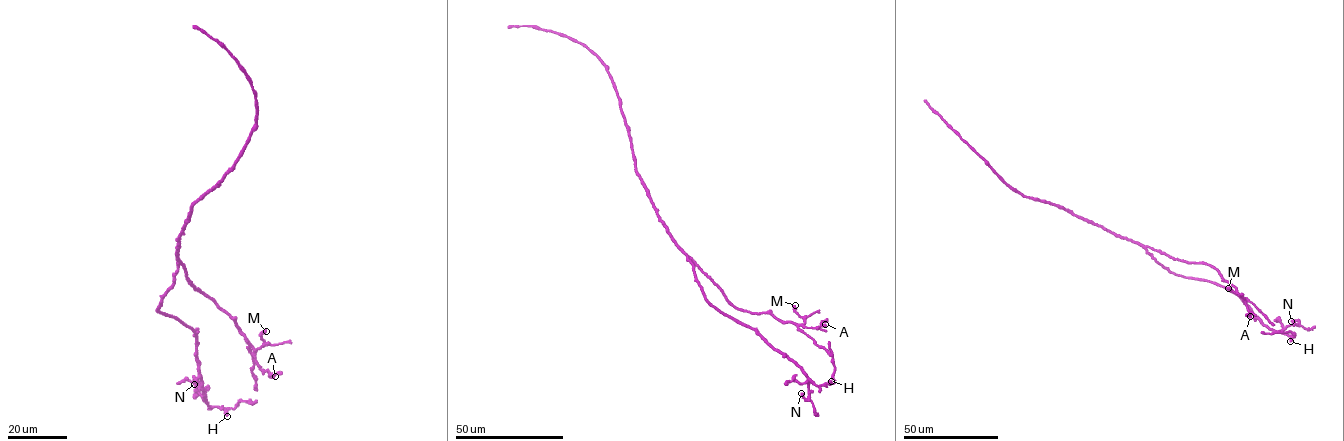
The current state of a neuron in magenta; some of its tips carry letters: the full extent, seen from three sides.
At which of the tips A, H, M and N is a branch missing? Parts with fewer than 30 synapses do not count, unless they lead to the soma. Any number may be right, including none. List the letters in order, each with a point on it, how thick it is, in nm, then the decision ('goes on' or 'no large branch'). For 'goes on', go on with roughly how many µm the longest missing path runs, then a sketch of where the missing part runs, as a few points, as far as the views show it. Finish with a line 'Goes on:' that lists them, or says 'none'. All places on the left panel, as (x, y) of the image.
A: at (275, 376); 360 nm thick; no large branch
H: at (227, 416); 380 nm thick; no large branch
M: at (266, 331); 500 nm thick; no large branch
N: at (194, 384); 340 nm thick; no large branch
Goes on: none

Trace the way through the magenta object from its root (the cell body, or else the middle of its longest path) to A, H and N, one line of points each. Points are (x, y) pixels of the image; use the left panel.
A: (179, 246), (176, 255), (188, 282), (195, 289), (213, 298), (234, 318), (252, 348), (256, 363), (275, 376)
H: (179, 246), (173, 281), (157, 309), (192, 328), (203, 399), (209, 407), (220, 407), (227, 416)
N: (179, 246), (173, 281), (157, 309), (192, 328), (204, 399), (203, 390), (194, 384)

